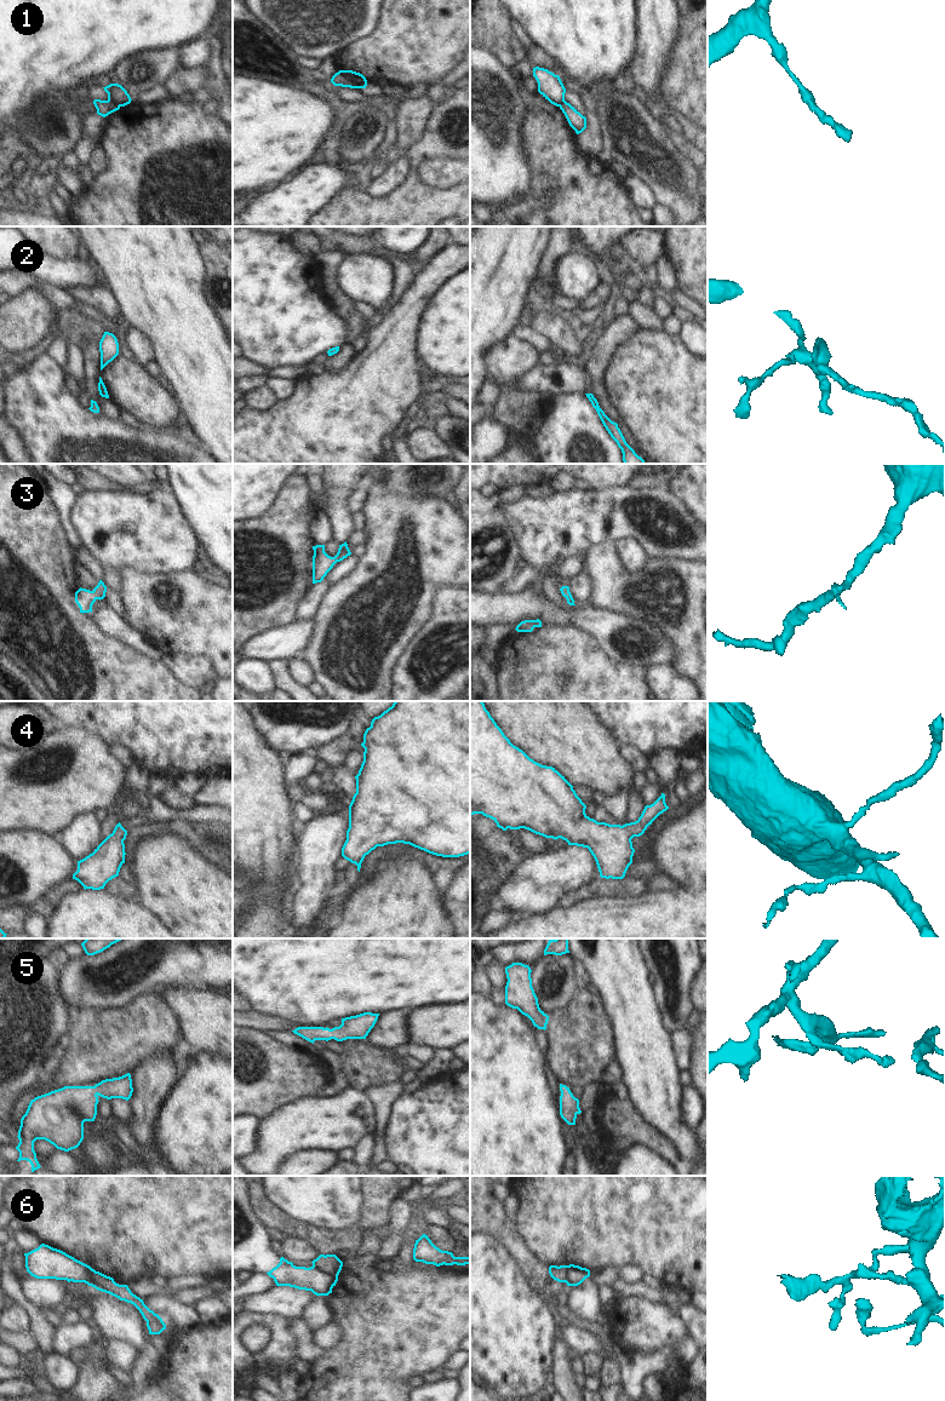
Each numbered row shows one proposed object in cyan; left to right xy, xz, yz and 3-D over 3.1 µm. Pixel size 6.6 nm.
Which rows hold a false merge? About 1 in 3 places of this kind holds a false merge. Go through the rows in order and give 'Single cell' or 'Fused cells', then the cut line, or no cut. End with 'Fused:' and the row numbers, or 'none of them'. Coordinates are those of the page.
1: Fused cells. Split along xz (339, 70), (348, 80), (360, 87)
2: Single cell. No split
3: Single cell. No split
4: Single cell. No split
5: Single cell. No split
6: Fused cells. Split along xz (313, 1265), (337, 1278)
Fused: 1, 6

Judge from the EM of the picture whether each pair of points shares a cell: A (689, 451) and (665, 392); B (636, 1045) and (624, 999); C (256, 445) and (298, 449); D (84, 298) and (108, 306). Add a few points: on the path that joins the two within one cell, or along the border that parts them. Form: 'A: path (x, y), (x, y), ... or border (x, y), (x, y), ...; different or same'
A: path (689, 436), (689, 418), (679, 407); same
B: path (636, 1034), (636, 1020), (631, 1010); same
C: path (267, 449), (287, 449); same
D: path (90, 298), (99, 298), (102, 300); same

